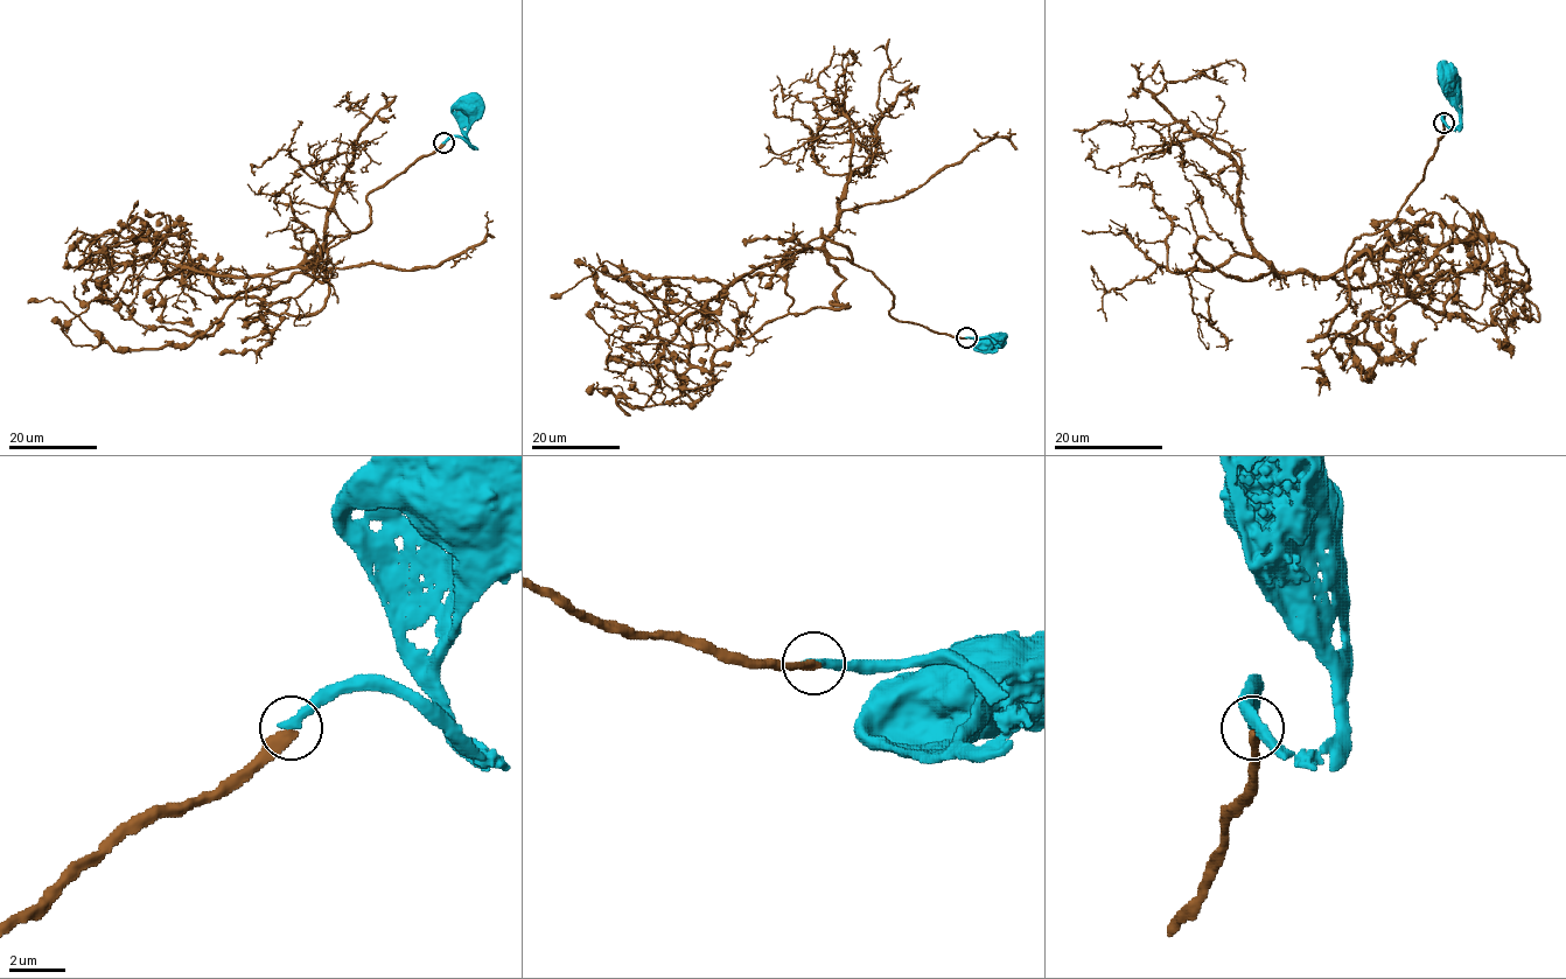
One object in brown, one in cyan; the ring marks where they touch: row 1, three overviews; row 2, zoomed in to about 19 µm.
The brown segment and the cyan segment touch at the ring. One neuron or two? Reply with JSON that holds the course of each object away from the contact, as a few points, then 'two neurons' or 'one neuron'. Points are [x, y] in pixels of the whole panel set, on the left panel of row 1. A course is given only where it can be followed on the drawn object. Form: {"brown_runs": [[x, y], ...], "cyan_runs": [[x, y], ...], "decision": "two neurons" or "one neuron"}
{"brown_runs": [[444, 142], [327, 246], [326, 303], [307, 315], [237, 298], [189, 344], [114, 350], [61, 302], [27, 302]], "cyan_runs": [[444, 142], [452, 137], [462, 137], [473, 147], [467, 137], [470, 104]], "decision": "one neuron"}

